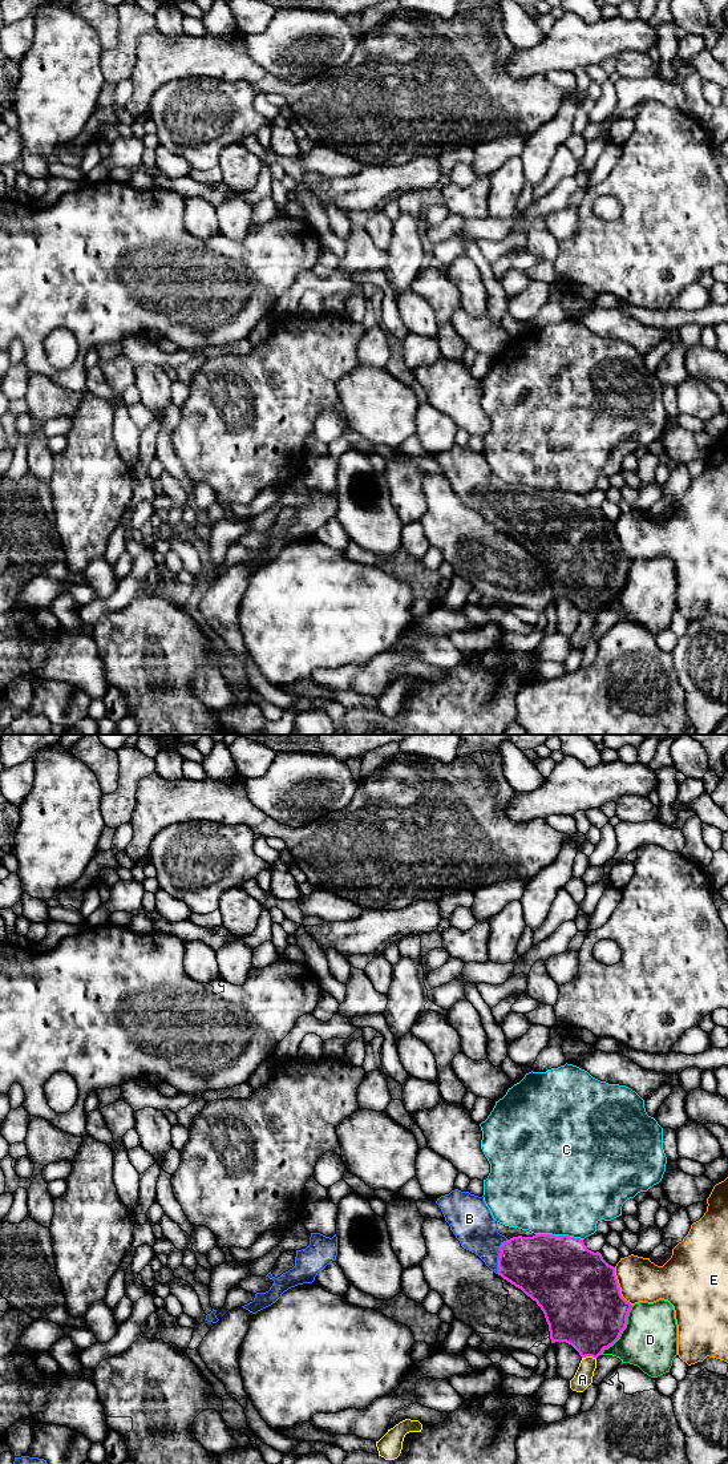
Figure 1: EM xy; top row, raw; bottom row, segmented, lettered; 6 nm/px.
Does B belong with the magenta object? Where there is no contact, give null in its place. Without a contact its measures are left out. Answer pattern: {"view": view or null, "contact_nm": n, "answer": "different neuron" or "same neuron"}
{"view": "xy", "contact_nm": 220, "answer": "same neuron"}

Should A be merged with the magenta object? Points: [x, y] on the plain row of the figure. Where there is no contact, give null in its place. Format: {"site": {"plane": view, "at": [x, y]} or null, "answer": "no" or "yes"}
{"site": {"plane": "xy", "at": [589, 611]}, "answer": "no"}

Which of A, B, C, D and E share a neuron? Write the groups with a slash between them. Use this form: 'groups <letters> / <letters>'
groups A / B / C / D / E

